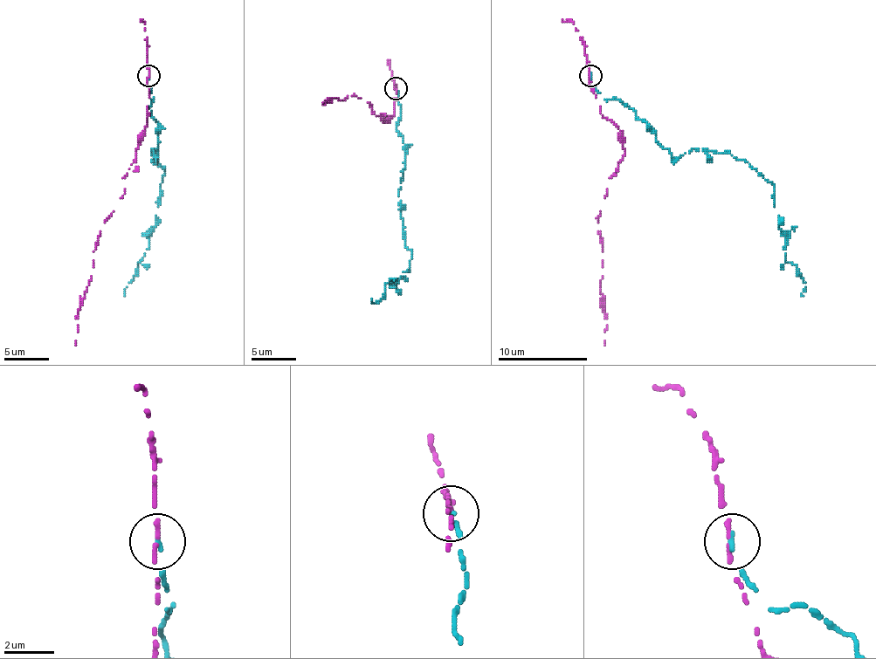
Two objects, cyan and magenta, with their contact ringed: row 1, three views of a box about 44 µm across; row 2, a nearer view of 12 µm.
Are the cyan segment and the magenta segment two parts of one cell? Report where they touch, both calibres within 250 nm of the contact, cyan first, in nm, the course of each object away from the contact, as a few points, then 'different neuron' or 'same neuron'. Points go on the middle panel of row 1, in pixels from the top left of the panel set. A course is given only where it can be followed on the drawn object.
(396, 88) | 150/190 nm | cyan via (396, 89), (396, 126), (405, 145), (398, 191), (405, 245), (411, 251), (407, 271), (371, 301) | magenta via (396, 86), (394, 113), (382, 122), (371, 105), (351, 95), (322, 102) | different neuron

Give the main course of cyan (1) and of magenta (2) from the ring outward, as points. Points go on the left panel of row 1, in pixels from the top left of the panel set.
1: (149, 75), (154, 99), (149, 106), (158, 124), (155, 157), (151, 148), (164, 168), (155, 227), (124, 296)
2: (149, 75), (147, 126), (124, 177), (124, 193), (104, 223), (93, 251), (86, 291), (78, 312), (75, 345)

